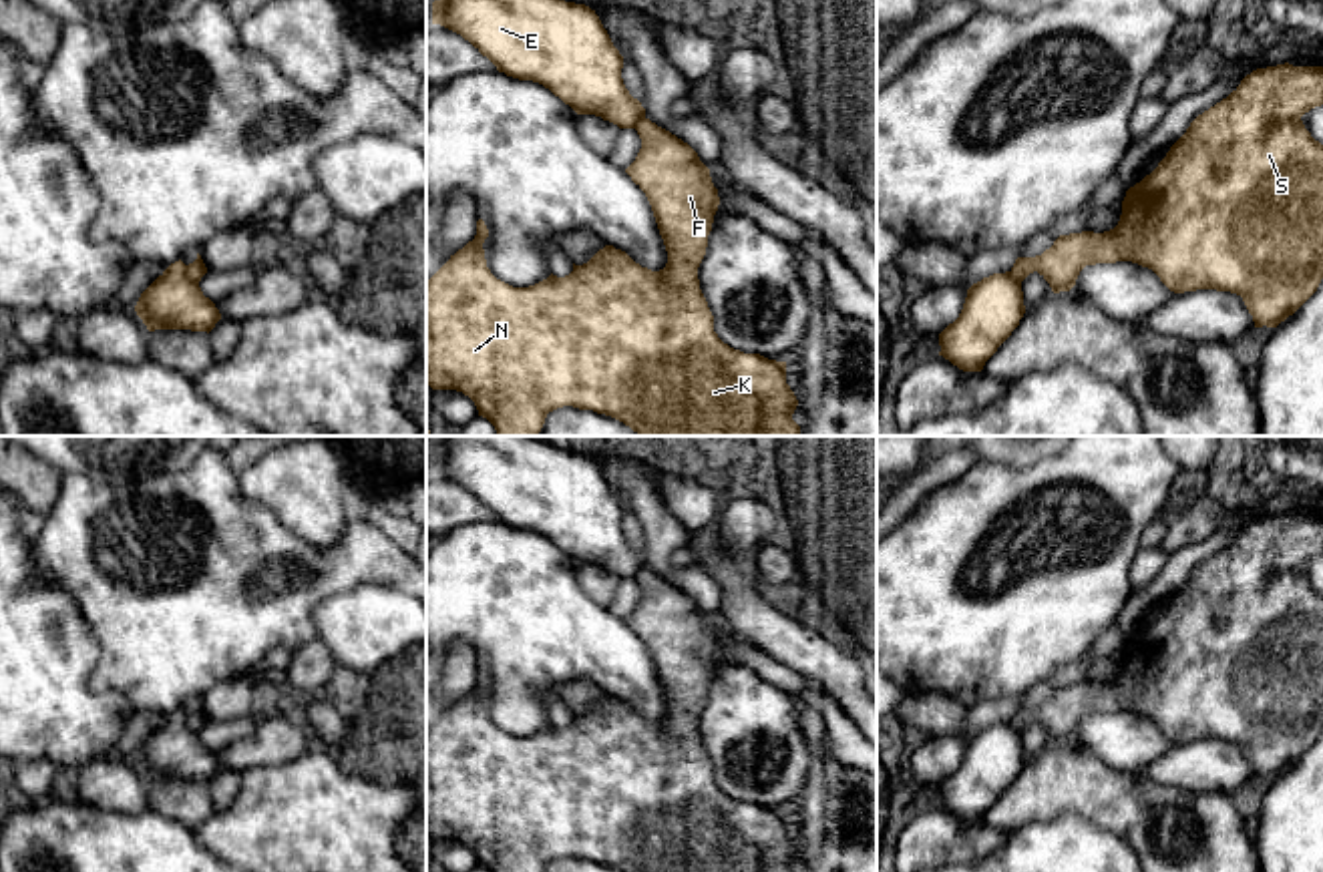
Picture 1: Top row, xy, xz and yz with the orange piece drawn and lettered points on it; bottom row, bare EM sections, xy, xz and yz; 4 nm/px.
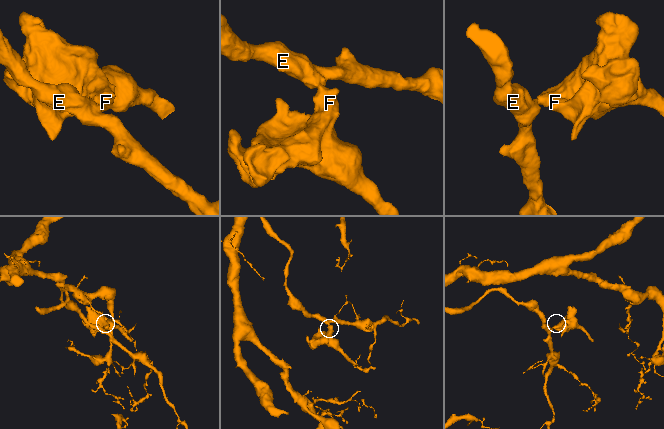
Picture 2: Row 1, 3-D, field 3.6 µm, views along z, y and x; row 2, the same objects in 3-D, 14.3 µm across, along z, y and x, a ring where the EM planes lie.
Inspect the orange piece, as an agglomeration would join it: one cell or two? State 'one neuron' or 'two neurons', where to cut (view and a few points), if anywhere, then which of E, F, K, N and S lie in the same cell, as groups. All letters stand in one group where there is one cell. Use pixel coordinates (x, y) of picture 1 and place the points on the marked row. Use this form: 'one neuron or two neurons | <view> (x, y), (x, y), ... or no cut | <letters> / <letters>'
two neurons | xy (183, 266), (198, 284) | E / F K N S

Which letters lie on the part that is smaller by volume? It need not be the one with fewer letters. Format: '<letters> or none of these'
F, K, N, S

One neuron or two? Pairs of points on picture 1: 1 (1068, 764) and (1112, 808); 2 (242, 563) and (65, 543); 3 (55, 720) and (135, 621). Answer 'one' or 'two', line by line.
1: one
2: one
3: two

